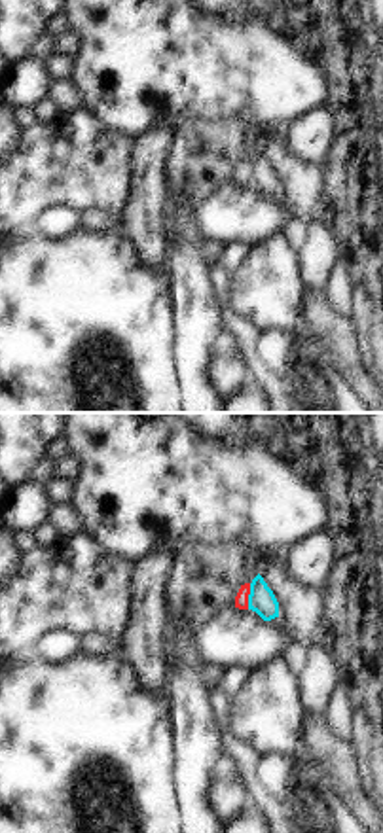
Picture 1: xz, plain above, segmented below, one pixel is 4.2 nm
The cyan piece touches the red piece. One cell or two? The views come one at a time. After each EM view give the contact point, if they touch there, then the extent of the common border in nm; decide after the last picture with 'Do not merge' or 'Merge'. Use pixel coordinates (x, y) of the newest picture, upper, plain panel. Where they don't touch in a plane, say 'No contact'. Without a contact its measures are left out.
Touches cyan at (249, 173). Shared border 110 nm.

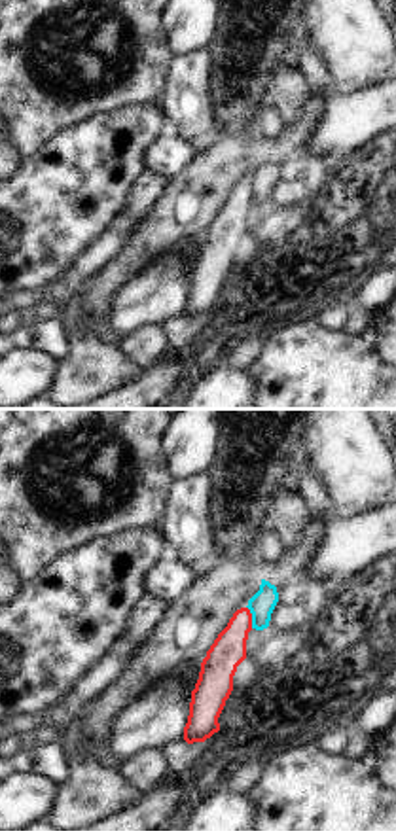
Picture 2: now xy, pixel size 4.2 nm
Touches cyan at (252, 194). Shared border 100 nm.

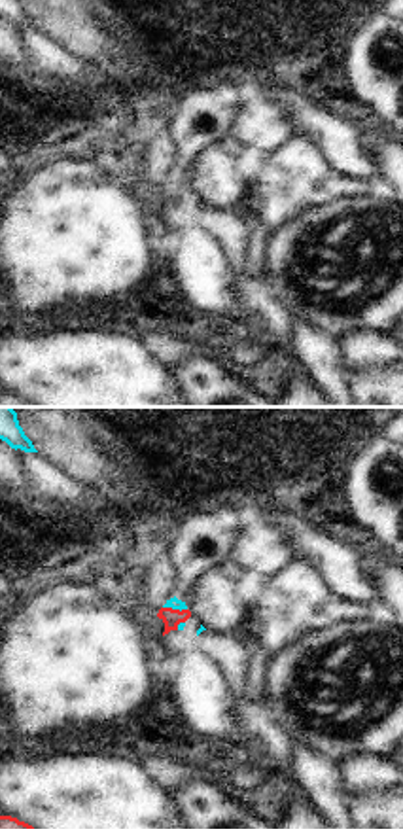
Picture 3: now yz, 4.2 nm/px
Touches cyan at (175, 184). Shared border 110 nm.

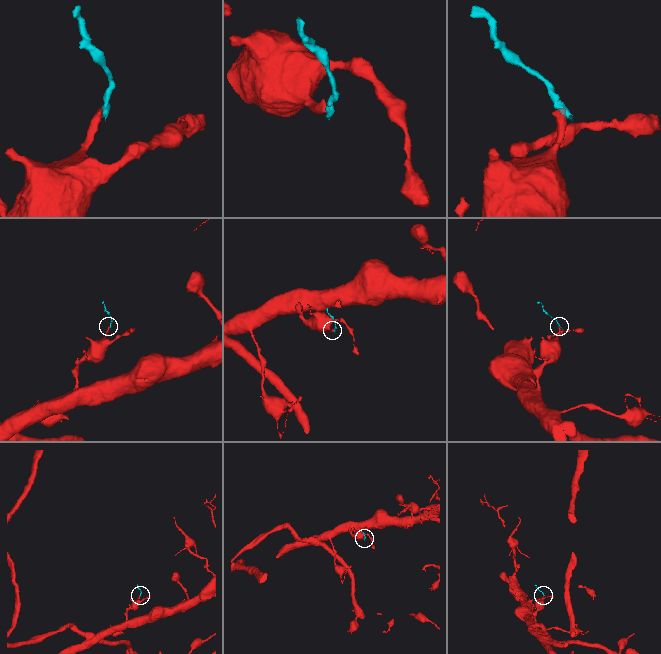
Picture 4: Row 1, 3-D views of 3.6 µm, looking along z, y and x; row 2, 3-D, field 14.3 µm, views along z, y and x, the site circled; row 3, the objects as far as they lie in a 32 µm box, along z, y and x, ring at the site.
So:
Do not merge.

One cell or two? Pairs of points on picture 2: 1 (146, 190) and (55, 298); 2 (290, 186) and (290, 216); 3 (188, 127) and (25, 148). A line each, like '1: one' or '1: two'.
1: one
2: two
3: two

